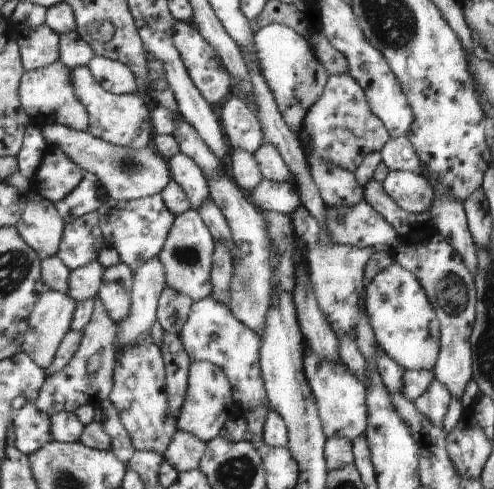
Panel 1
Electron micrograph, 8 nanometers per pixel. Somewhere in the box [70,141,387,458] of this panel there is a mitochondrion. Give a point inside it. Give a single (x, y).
(129, 166)

